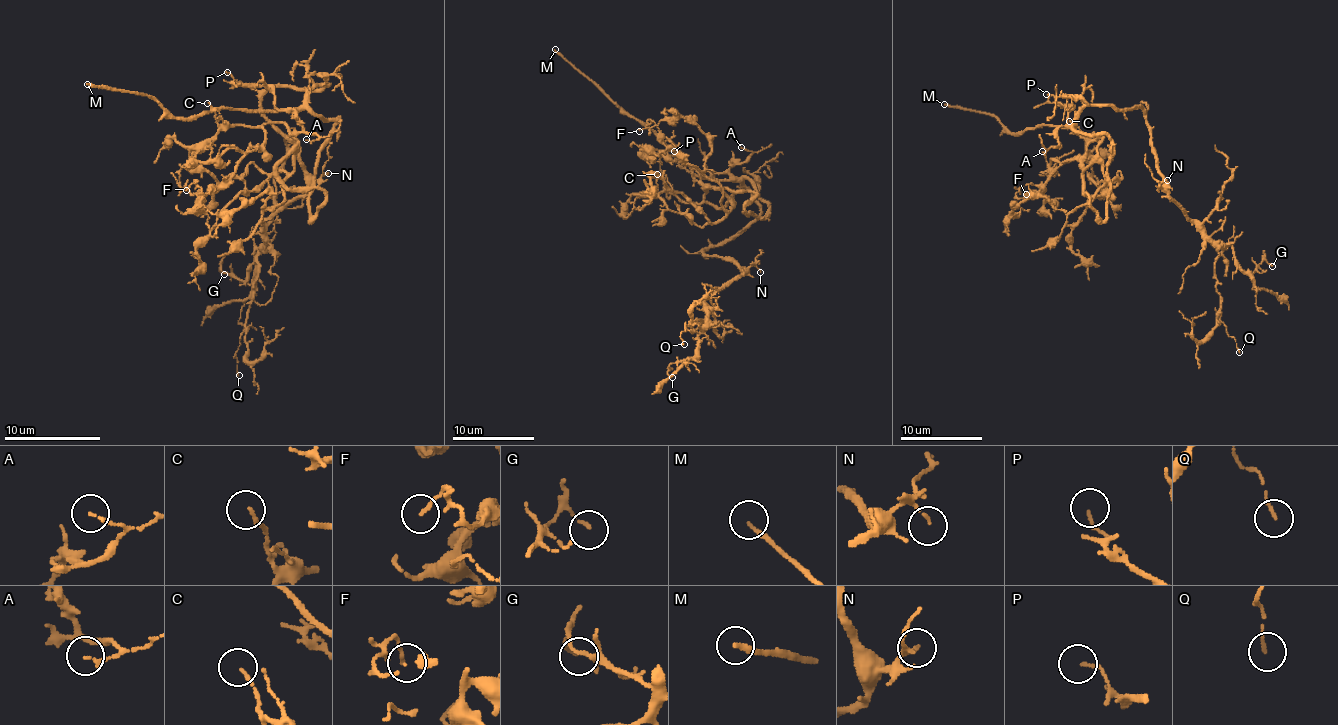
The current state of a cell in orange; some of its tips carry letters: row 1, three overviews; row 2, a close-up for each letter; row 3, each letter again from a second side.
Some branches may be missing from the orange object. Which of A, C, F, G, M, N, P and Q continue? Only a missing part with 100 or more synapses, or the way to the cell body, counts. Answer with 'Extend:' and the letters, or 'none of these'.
Extend: M

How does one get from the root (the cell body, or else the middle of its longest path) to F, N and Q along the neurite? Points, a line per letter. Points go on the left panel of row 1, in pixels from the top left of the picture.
F: (308, 101), (337, 120), (311, 218), (325, 194), (279, 178), (296, 141), (282, 122), (207, 194), (186, 190)
N: (308, 101), (316, 86), (328, 86), (272, 86), (260, 110), (316, 180), (328, 173)
Q: (308, 101), (328, 86), (272, 86), (260, 103), (296, 149), (308, 190), (263, 223), (239, 375)

